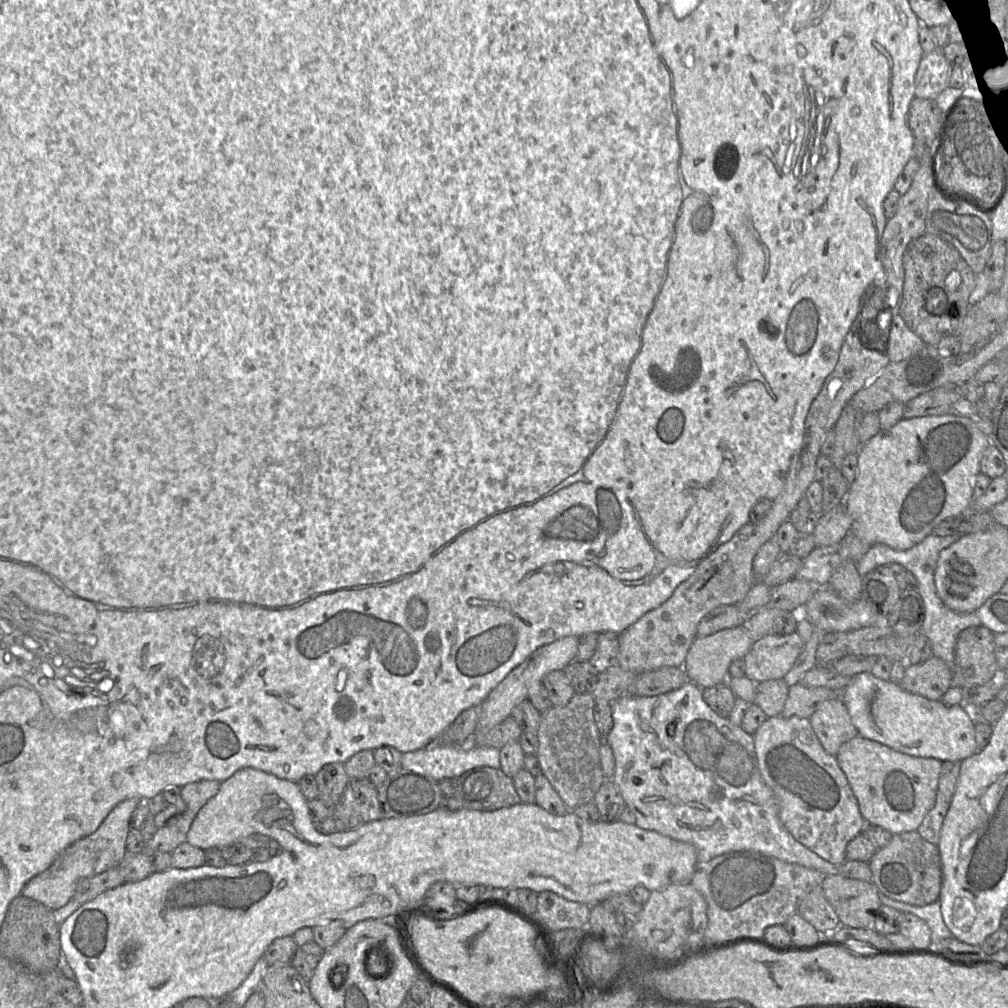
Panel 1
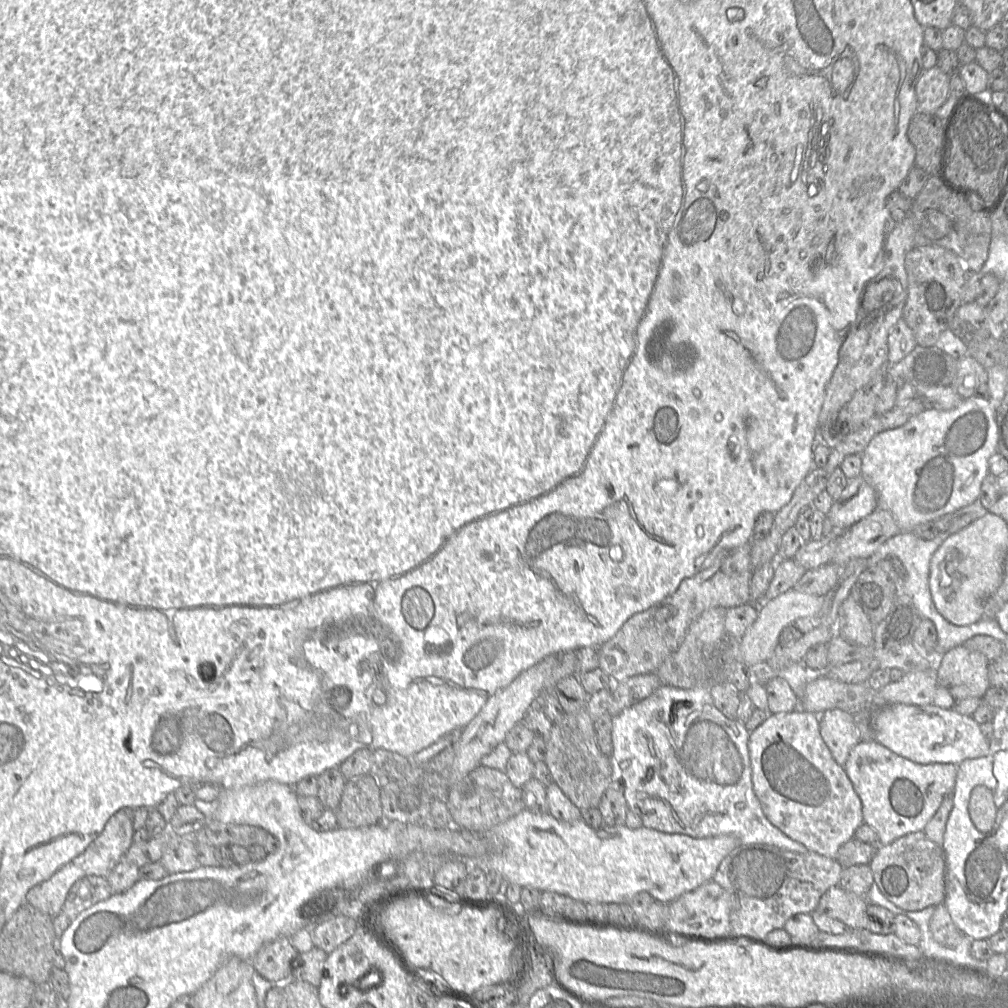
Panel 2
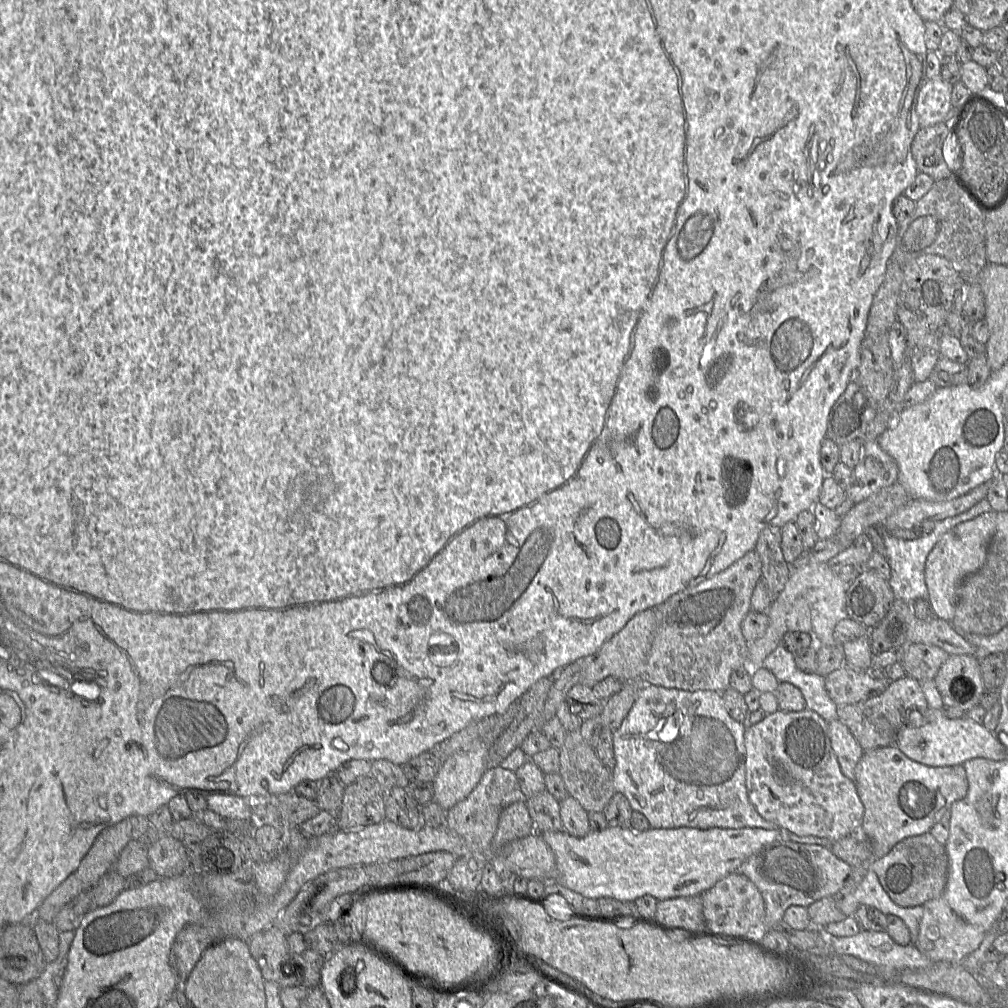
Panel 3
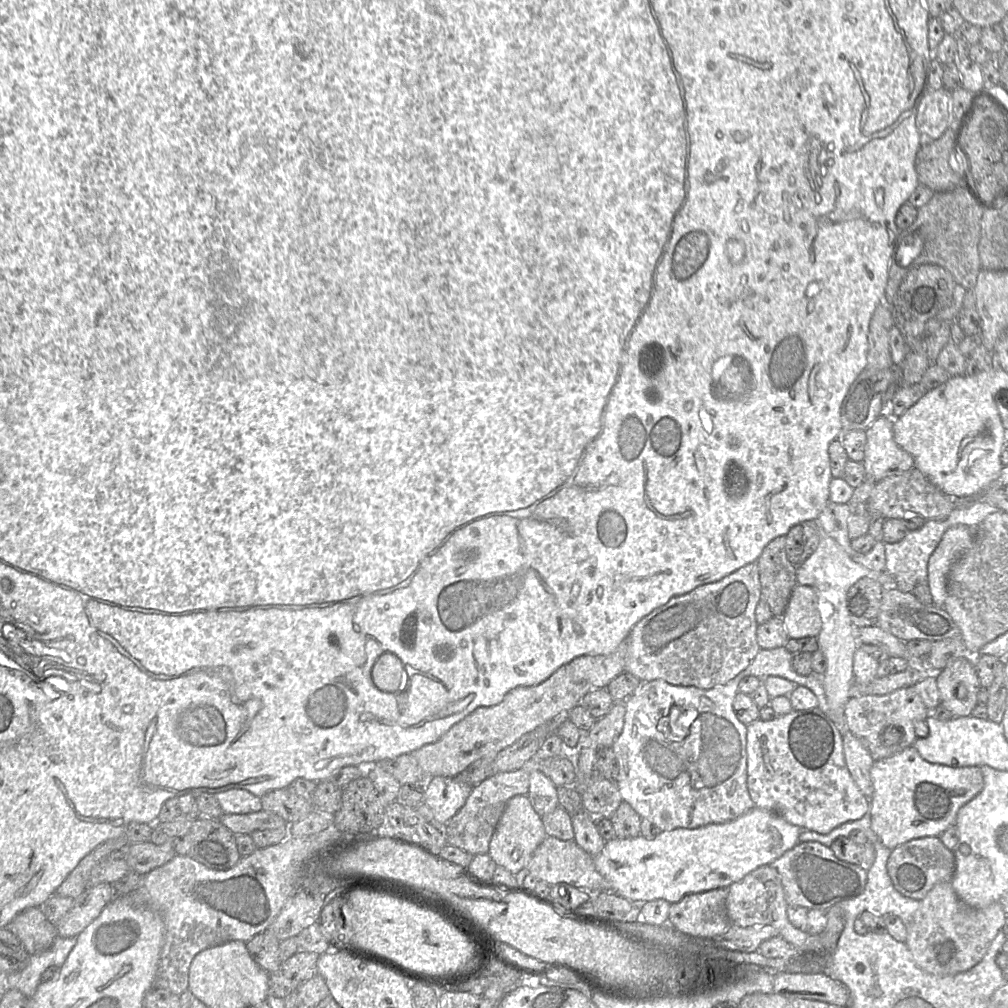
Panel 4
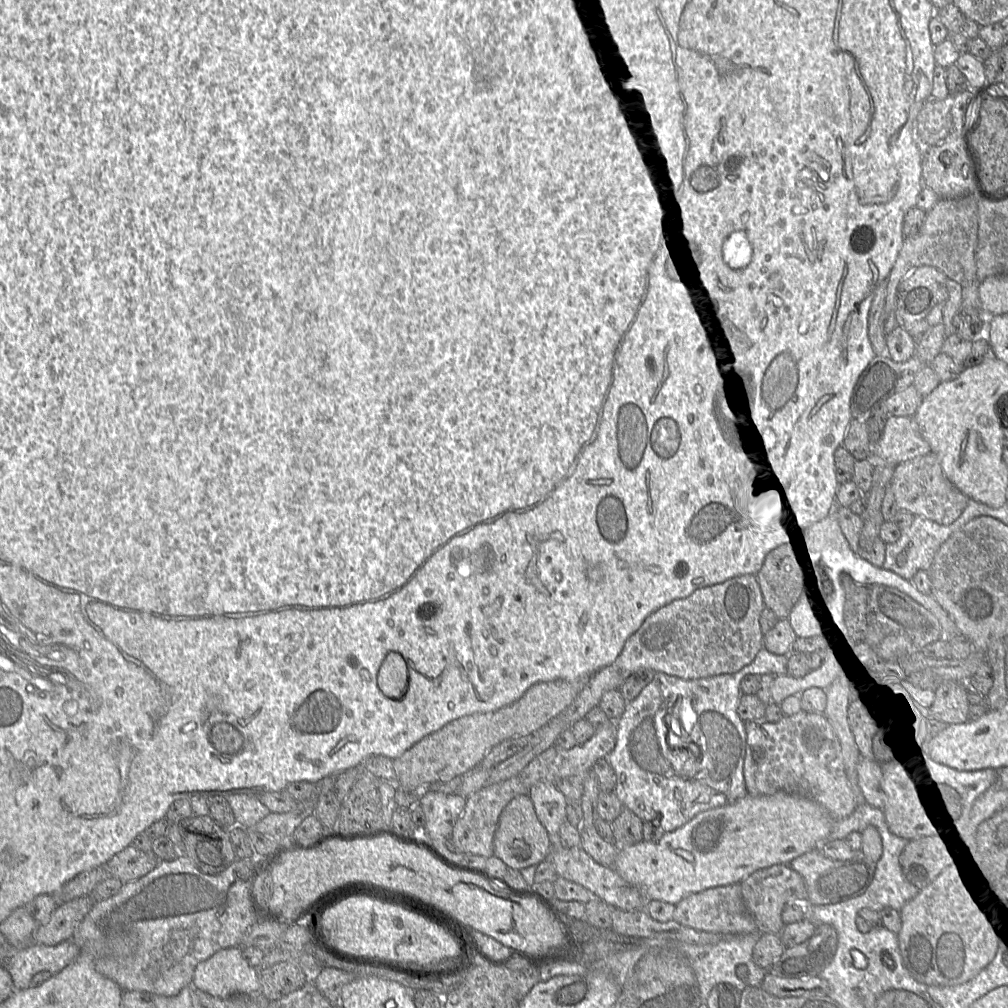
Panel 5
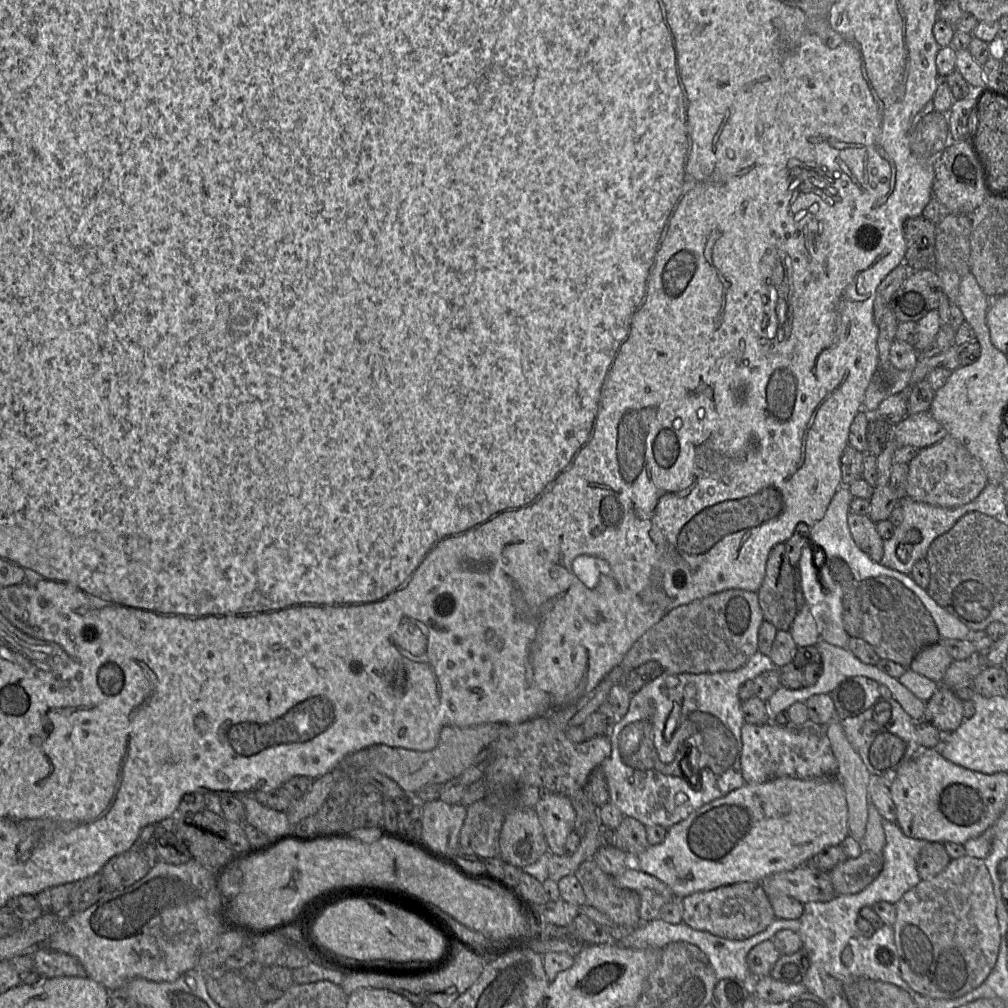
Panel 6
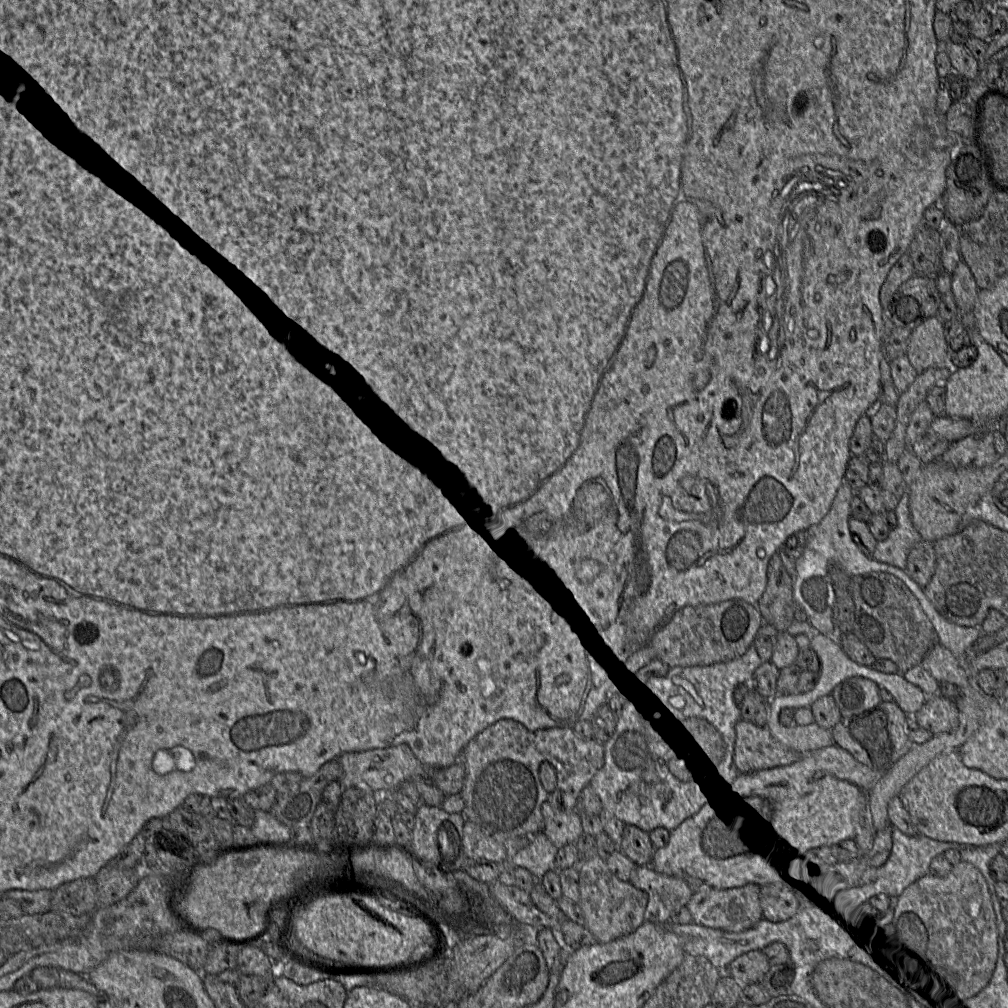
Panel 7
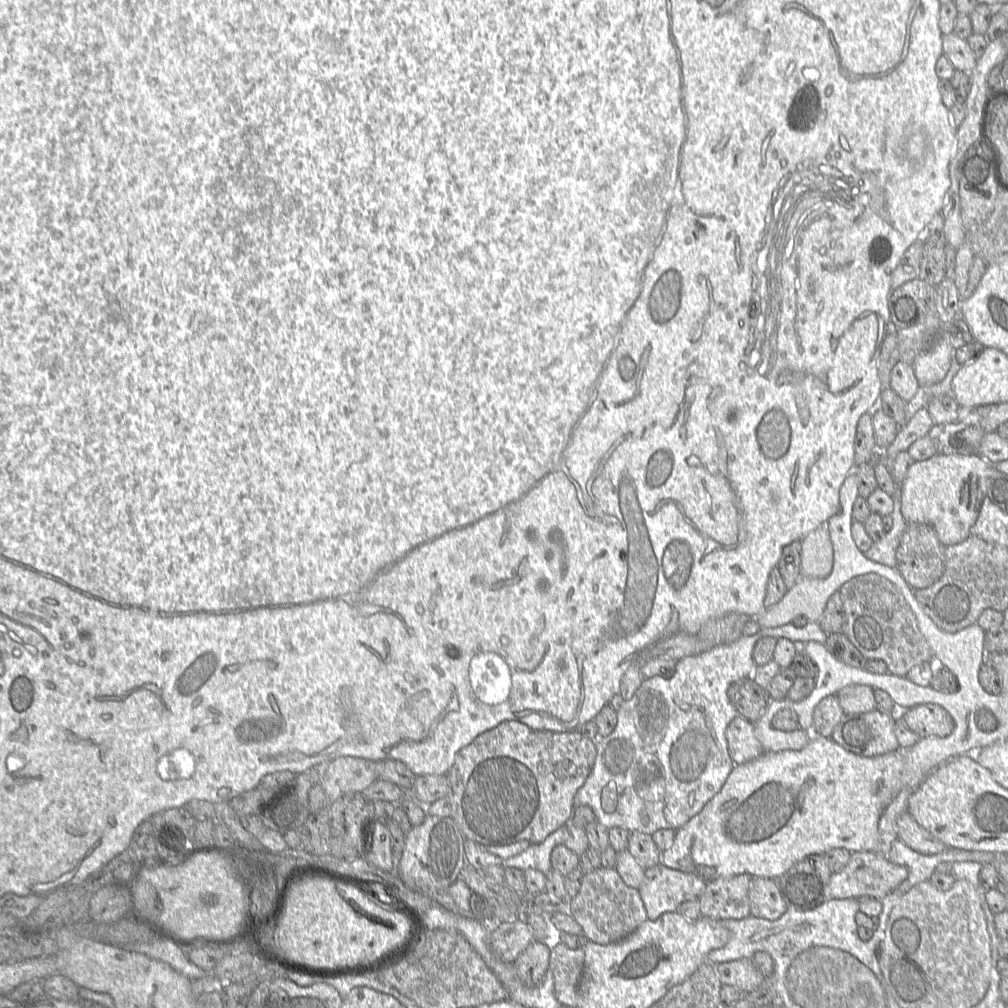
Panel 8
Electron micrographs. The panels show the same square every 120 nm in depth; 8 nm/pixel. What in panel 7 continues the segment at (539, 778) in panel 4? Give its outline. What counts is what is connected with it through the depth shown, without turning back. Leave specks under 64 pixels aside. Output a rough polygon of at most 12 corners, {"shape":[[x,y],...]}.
{"shape":[[541,806],[544,833],[560,849],[583,834],[576,810]]}

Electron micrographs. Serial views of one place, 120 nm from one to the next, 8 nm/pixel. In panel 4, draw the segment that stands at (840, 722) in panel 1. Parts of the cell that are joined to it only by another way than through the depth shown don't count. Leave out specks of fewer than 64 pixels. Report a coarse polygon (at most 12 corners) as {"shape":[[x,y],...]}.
{"shape":[[850,732],[842,739],[845,763],[862,794],[873,794],[875,760]]}

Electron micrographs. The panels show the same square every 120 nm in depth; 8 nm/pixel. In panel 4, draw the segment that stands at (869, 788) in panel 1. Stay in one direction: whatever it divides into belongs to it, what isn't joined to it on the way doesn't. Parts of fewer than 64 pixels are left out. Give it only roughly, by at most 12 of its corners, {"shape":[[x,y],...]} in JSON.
{"shape":[[912,746],[874,761],[871,829],[890,850],[939,837],[980,767]]}

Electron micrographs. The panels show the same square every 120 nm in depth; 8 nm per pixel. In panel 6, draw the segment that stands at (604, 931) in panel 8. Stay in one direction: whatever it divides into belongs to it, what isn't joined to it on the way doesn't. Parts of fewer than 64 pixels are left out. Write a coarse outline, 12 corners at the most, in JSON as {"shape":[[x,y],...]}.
{"shape":[[594,859],[573,875],[588,905],[622,927],[642,924],[639,894]]}

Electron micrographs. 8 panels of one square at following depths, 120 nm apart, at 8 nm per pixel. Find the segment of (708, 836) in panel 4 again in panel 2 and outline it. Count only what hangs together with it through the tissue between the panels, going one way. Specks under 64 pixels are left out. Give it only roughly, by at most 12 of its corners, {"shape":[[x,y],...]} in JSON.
{"shape":[[527,808],[462,859],[588,903],[671,903],[740,844]]}

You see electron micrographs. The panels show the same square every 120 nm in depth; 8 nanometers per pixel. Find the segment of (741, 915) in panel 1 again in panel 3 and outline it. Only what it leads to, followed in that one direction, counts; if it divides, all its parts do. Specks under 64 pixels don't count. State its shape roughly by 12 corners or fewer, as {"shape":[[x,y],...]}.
{"shape":[[780,840],[737,872],[764,899],[763,933],[790,906],[841,890],[853,867],[831,848]]}

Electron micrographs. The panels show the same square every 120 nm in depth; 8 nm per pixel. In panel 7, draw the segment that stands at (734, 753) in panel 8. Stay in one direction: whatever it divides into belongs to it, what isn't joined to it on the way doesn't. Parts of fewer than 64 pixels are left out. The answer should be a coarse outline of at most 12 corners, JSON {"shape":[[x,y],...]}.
{"shape":[[741,719],[735,755],[741,774],[790,765],[803,755],[766,726]]}

